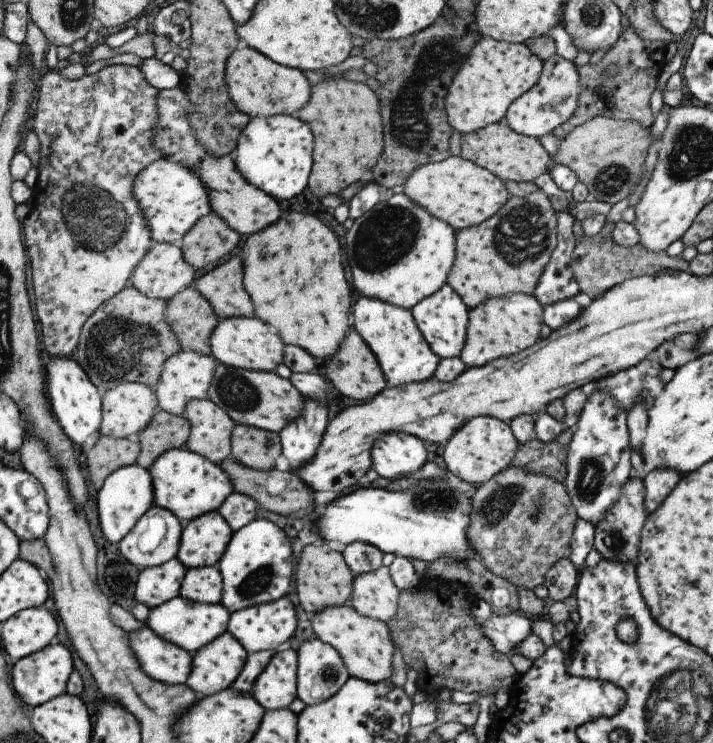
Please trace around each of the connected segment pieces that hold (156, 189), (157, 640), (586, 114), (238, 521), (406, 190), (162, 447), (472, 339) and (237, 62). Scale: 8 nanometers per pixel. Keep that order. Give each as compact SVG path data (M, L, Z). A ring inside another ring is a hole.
M163 158L148 164L134 176L132 194L144 214L153 243L178 243L198 218L211 213L206 188L198 179L198 172Z
M145 623L126 635L131 652L147 676L166 685L184 684L191 670L190 653L164 641Z
M632 27L626 28L626 31L620 34L617 42L607 51L604 56L599 60L597 64L590 64L589 62L581 67L575 67L578 77L579 77L579 96L577 106L575 107L574 113L559 126L556 126L551 132L558 139L565 136L571 129L576 126L583 124L585 121L597 116L605 115L606 117L611 117L612 119L621 119L624 121L635 121L638 122L643 128L649 129L653 118L651 112L649 111L649 96L655 88L655 83L662 67L667 62L666 54L667 44L661 41L650 41L647 39L642 39L634 33ZM610 64L615 64L618 69L616 73L610 77L606 75Z
M231 492L223 499L216 511L234 533L249 521L252 521L261 510L252 498Z
M451 154L439 162L427 163L413 169L404 180L402 193L417 206L426 210L433 218L446 222L456 231L478 225L486 218L493 216L509 197L506 186L494 174L477 166L474 162L460 156L454 157Z
M158 409L147 426L133 437L140 446L135 465L146 469L162 452L183 448L188 437L189 423L181 415Z
M511 293L502 297L488 298L480 305L468 309L466 333L459 360L465 367L478 367L493 358L509 356L531 346L539 340L543 307L531 294Z
M240 45L225 61L224 81L235 108L253 118L271 115L296 116L310 95L310 85L300 70L273 62L251 47Z

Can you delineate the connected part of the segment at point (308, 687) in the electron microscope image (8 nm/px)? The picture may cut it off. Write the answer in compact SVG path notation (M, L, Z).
M317 637L299 645L296 666L296 697L305 705L314 705L333 696L345 684L348 674L339 653Z

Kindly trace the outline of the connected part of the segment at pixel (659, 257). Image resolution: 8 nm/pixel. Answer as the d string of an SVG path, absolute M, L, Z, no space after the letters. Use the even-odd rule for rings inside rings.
M612 223L604 224L597 239L584 235L573 247L571 270L578 284L578 289L585 296L596 299L612 286L617 286L625 279L640 277L643 275L656 275L662 271L686 271L688 262L683 261L681 256L670 257L665 251L646 251L641 245L619 246L610 237L613 228Z

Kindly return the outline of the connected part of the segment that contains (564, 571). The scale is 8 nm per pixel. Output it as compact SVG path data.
M568 557L556 560L544 574L542 585L546 588L549 598L555 602L562 601L573 593L576 585L577 570Z

